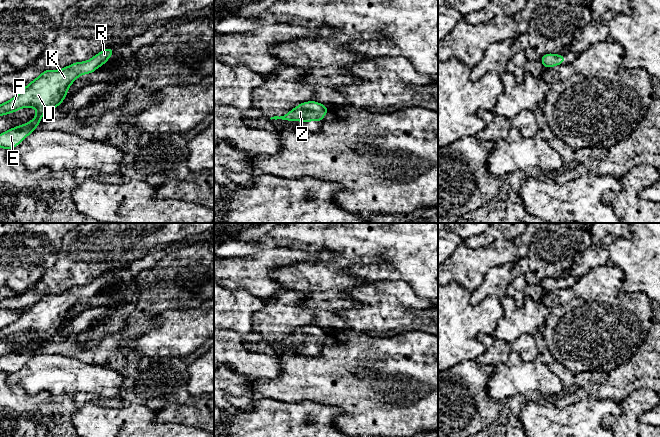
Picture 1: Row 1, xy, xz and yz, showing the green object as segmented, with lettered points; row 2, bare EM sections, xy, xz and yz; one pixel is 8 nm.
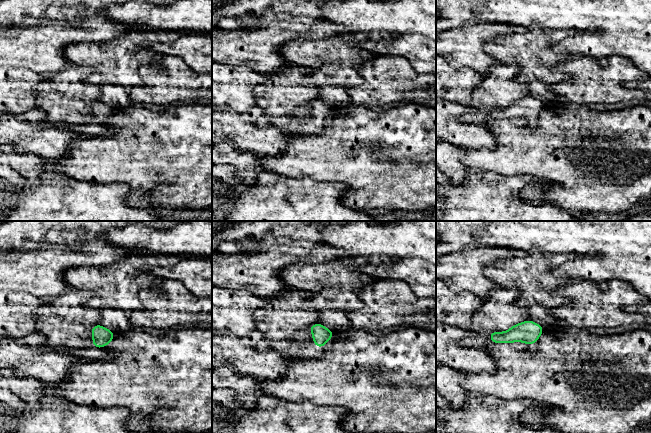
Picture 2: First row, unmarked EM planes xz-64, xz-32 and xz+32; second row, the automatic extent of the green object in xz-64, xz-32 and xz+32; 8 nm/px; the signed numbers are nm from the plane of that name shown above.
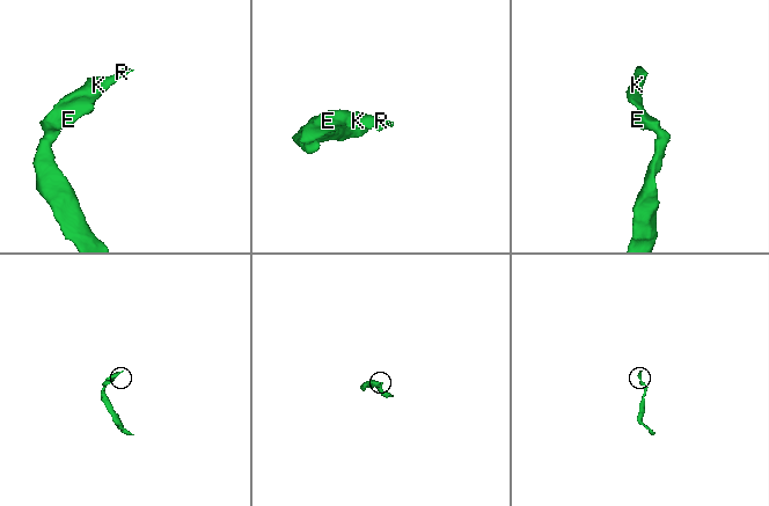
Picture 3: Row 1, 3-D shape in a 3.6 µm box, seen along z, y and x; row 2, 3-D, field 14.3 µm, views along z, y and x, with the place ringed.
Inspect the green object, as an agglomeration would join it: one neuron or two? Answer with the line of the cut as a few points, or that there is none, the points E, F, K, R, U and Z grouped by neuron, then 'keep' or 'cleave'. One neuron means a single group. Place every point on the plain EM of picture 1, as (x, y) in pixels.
no cut; E F K R U Z; keep

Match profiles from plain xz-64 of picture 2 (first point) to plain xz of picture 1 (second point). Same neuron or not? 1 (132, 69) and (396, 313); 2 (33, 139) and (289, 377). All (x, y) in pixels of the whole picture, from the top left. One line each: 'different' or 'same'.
1: different
2: different

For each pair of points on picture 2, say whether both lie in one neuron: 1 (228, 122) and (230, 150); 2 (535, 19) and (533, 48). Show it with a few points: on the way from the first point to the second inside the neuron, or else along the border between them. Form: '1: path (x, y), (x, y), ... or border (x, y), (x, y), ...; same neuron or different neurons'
1: border (222, 142), (228, 142), (244, 151), (251, 152); different neurons
2: border (536, 29), (541, 30); different neurons

